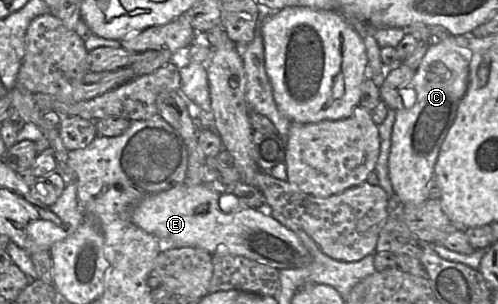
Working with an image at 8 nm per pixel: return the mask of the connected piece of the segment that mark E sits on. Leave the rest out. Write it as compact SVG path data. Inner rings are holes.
M183 182L143 198L135 206L131 219L136 226L160 240L161 251L200 248L211 255L243 256L278 270L302 268L310 263L309 252L293 231L255 208L222 212L219 207L222 194L225 192L219 192L211 185L187 185ZM200 206L206 206L206 211L196 213Z

